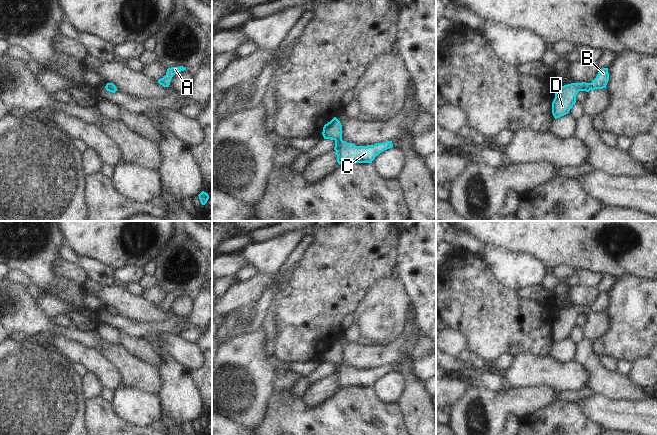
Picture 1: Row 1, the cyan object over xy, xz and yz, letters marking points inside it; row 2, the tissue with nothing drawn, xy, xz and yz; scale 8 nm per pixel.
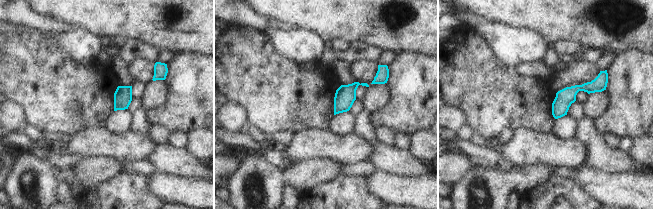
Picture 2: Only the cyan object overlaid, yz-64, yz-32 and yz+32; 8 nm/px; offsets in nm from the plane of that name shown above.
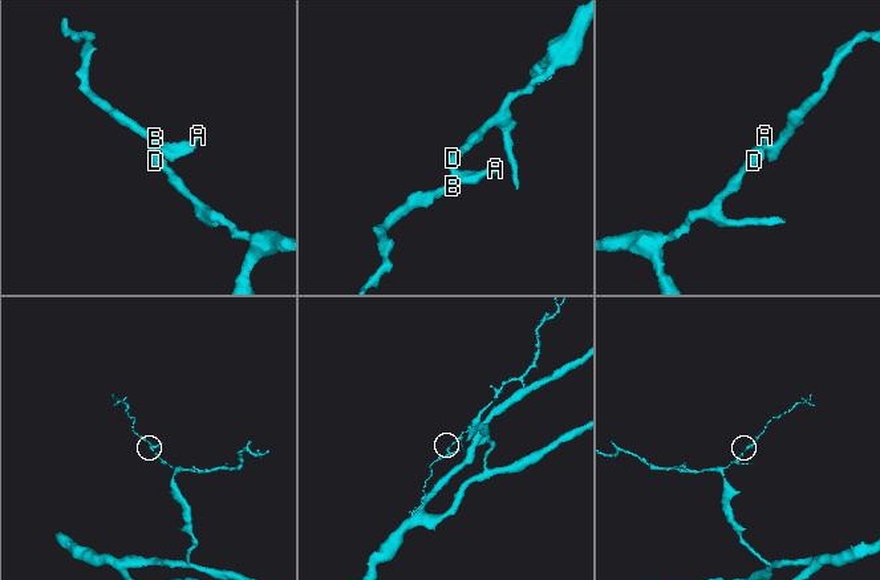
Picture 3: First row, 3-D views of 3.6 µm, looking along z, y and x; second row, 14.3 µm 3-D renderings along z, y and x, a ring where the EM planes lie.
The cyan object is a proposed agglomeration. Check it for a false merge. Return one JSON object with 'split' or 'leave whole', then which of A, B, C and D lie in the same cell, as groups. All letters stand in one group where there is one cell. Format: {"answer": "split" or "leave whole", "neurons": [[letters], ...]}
{"answer": "leave whole", "neurons": [["A", "B", "C", "D"]]}

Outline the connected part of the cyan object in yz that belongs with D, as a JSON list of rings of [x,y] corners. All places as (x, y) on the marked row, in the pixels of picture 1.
[[[608,68],[600,69],[596,78],[591,83],[571,83],[558,88],[552,102],[552,114],[555,119],[569,113],[576,103],[576,96],[579,91],[589,92],[590,90],[603,89],[609,81]]]

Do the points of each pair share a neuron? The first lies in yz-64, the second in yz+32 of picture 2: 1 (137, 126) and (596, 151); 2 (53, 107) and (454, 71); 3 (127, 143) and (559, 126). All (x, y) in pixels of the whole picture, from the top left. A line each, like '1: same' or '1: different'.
1: same
2: same
3: different

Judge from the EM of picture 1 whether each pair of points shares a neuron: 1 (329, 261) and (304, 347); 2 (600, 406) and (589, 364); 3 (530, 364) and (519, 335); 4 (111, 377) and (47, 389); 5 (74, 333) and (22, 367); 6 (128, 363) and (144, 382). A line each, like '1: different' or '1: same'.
1: same
2: different
3: different
4: different
5: different
6: same

